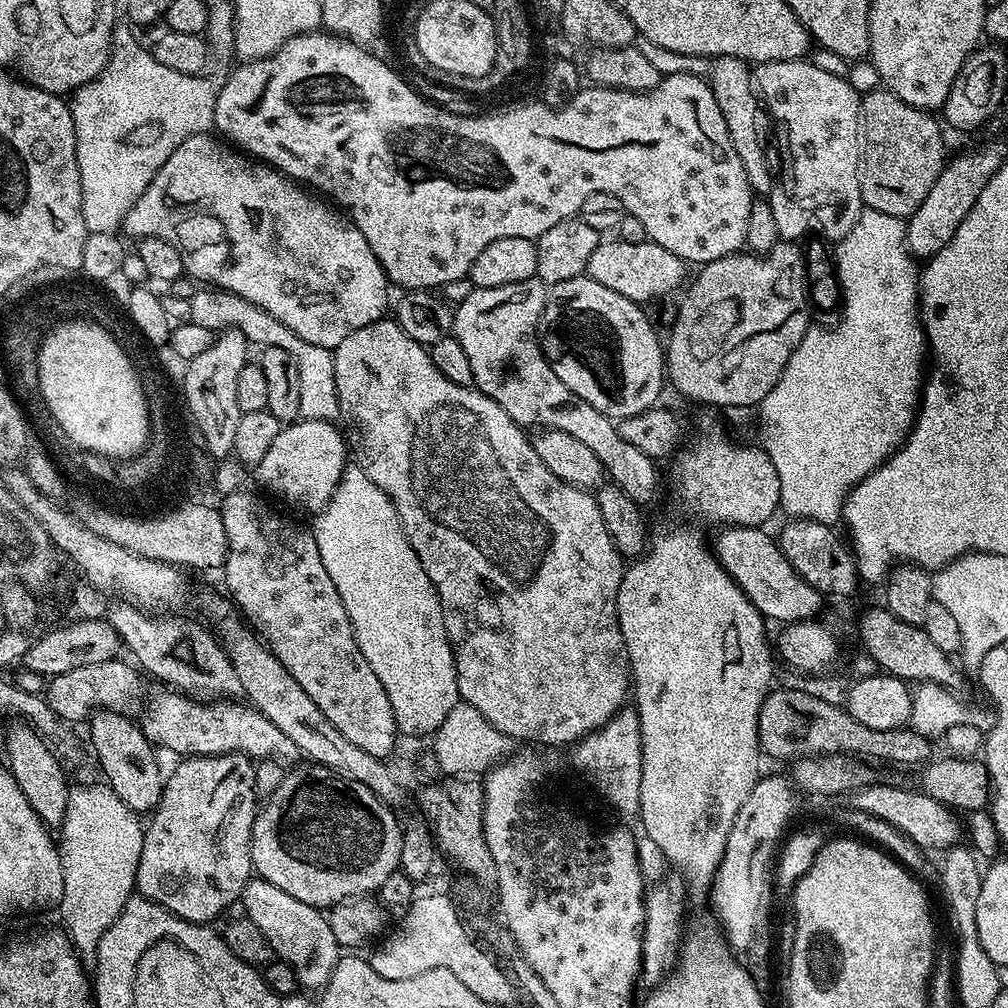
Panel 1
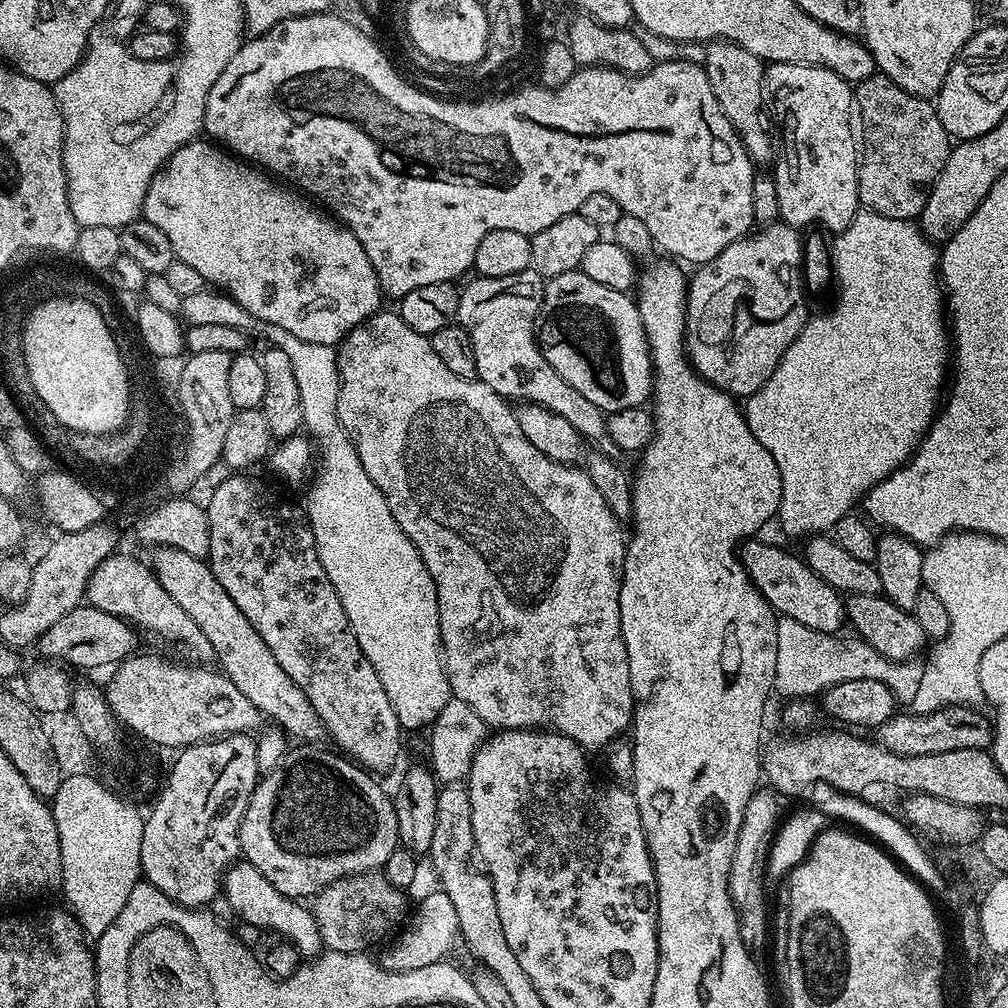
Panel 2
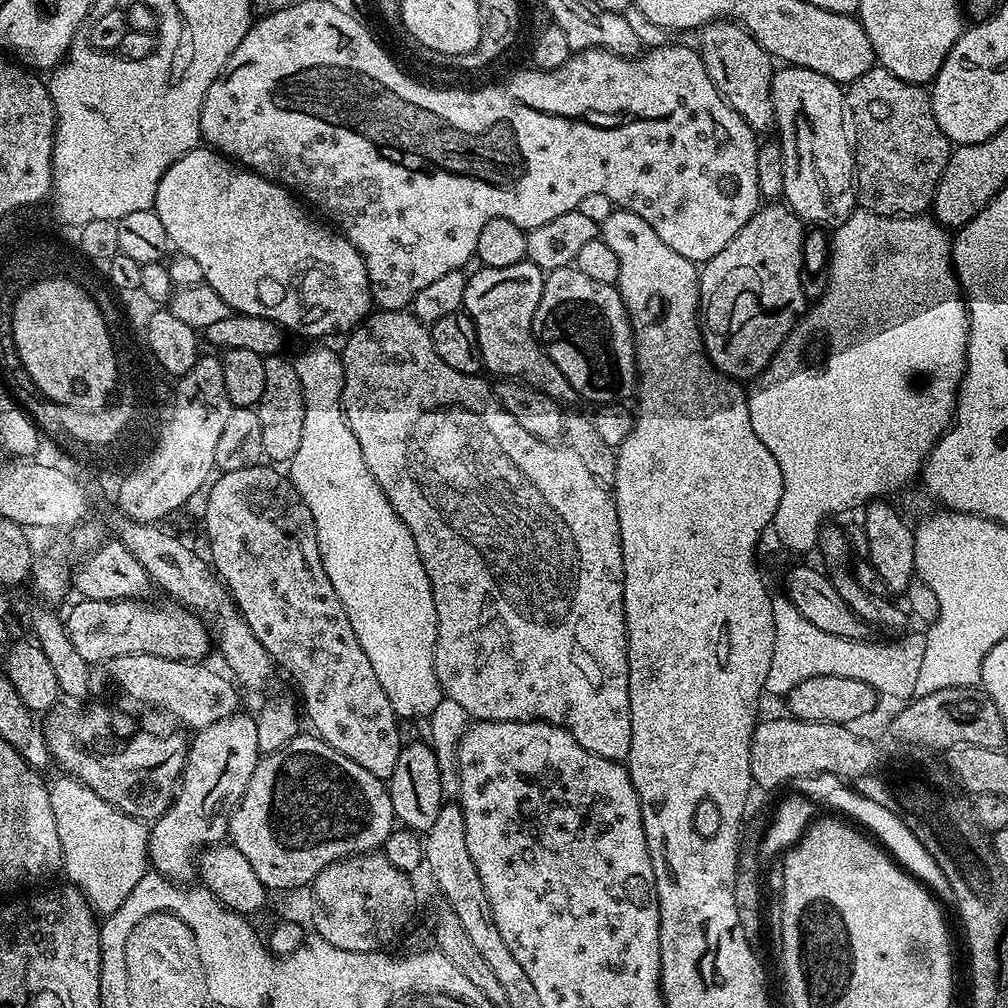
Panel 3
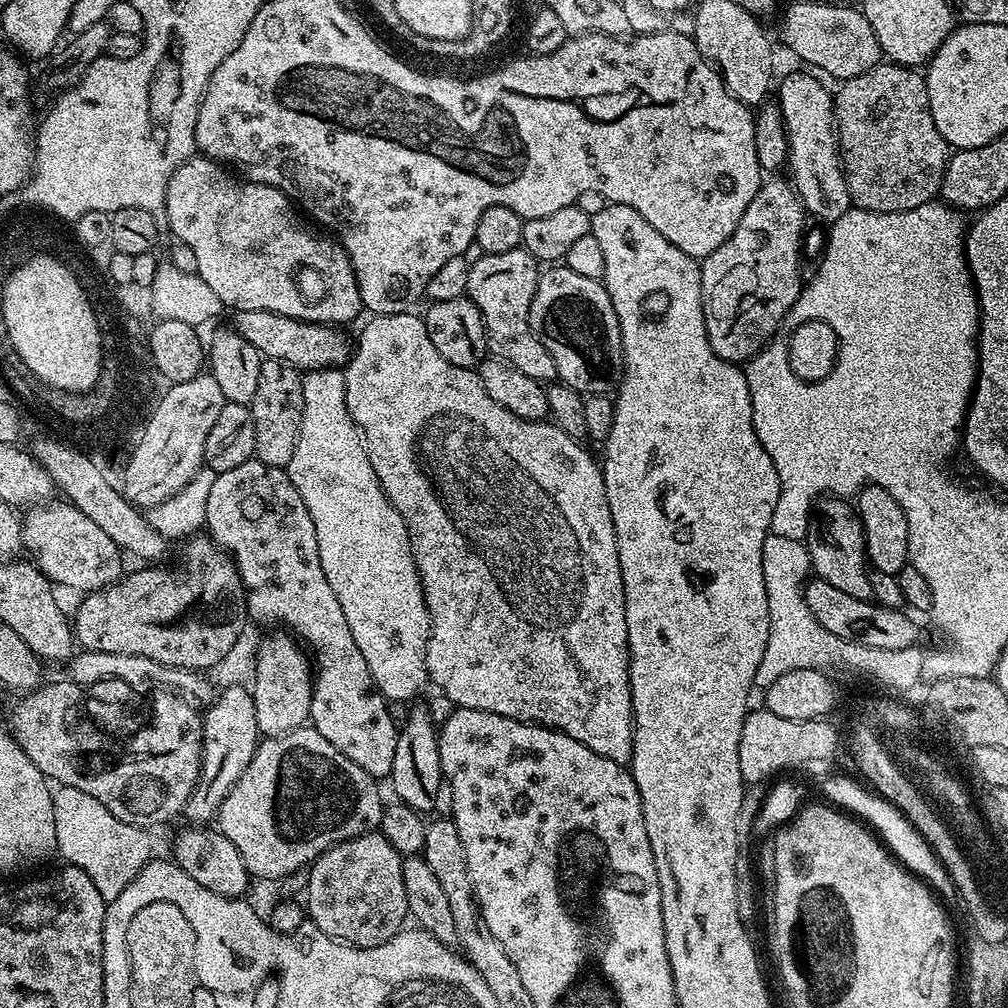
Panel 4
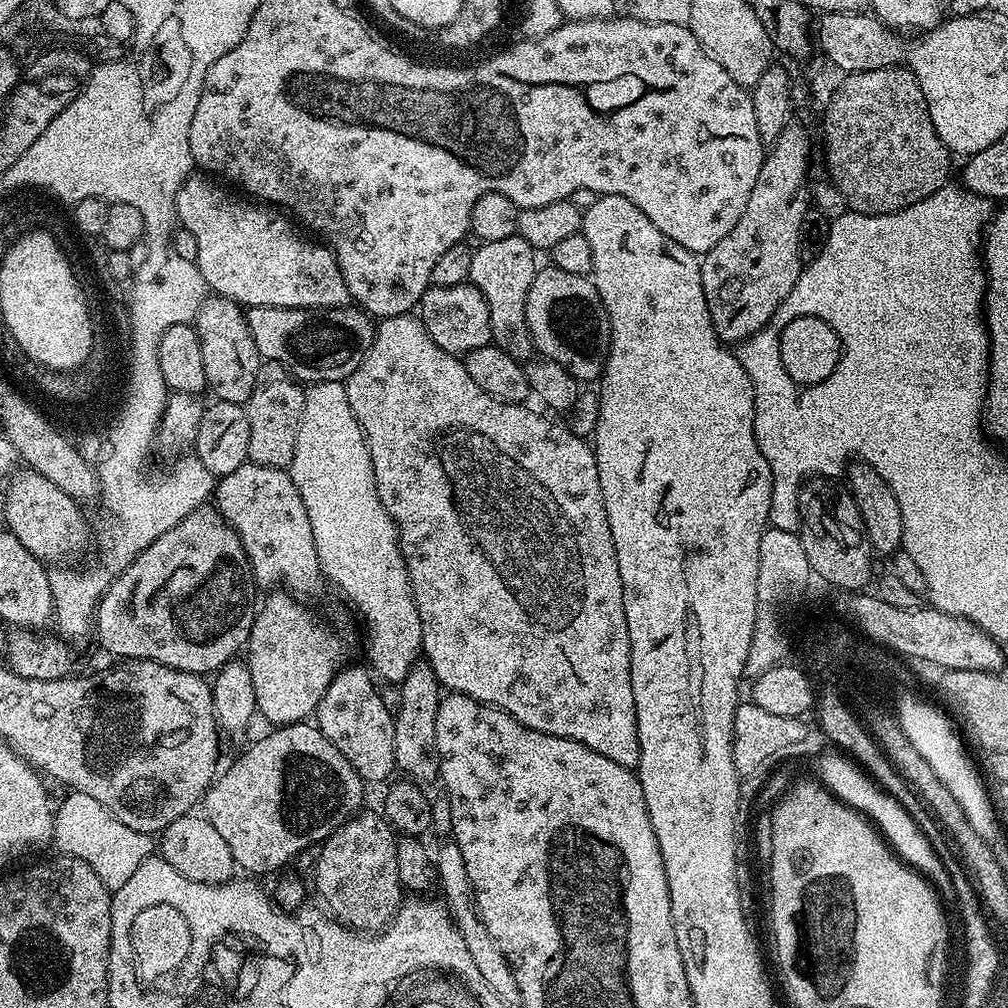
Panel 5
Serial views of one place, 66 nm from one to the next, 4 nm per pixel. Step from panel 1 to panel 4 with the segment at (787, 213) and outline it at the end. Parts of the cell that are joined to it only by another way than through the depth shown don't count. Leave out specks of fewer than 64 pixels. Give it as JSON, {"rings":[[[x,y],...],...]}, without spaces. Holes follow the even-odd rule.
{"rings":[[[792,72],[784,81],[779,81],[780,97],[778,103],[784,121],[786,122],[786,134],[788,135],[788,162],[787,167],[792,168],[791,183],[794,185],[797,194],[800,195],[800,203],[804,205],[804,211],[809,217],[817,216],[820,220],[831,222],[842,218],[848,209],[853,207],[850,198],[848,183],[844,177],[844,166],[840,159],[840,142],[838,129],[834,115],[834,96],[831,91],[824,89],[823,79],[815,80],[804,72]]]}

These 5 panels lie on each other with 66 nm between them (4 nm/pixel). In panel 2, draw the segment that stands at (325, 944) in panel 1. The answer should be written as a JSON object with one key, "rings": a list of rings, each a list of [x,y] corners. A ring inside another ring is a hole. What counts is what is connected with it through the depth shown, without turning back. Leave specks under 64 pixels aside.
{"rings":[[[237,862],[224,873],[222,881],[223,899],[228,899],[228,904],[241,916],[240,920],[245,924],[252,924],[261,930],[269,928],[277,932],[277,937],[283,938],[287,943],[298,949],[301,957],[312,958],[321,951],[322,943],[319,936],[318,922],[311,907],[303,908],[299,899],[284,896],[258,870],[253,864]]]}

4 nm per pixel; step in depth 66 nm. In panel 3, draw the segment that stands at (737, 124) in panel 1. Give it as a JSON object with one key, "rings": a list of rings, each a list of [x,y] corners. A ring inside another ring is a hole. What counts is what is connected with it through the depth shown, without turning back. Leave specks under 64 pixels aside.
{"rings":[[[727,18],[719,22],[705,24],[699,36],[700,44],[698,43],[698,51],[700,57],[706,66],[706,74],[710,74],[714,86],[720,92],[720,97],[749,124],[753,132],[763,134],[767,128],[771,129],[774,124],[772,114],[772,74],[774,71],[774,57],[768,53],[742,25]]]}

